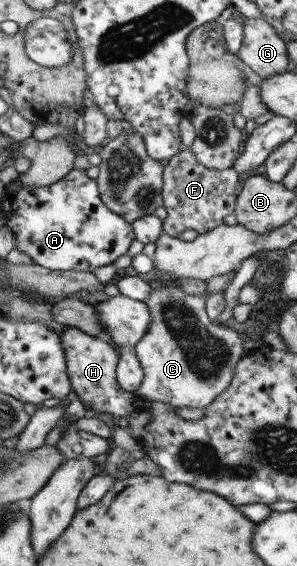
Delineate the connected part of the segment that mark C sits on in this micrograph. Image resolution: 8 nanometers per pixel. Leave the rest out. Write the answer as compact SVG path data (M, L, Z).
M239 270L213 277L207 282L205 295L191 295L182 288L179 282L168 282L167 285L160 285L156 282L157 286L149 291L145 303L151 309L153 321L139 345L135 347L136 357L144 372L143 385L135 393L139 403L161 401L167 405L173 405L175 409L197 407L197 409L205 411L231 385L237 365L247 353L243 348L243 339L235 329L230 329L211 320L211 317L207 315L207 309L205 309L205 301L210 295L227 289L227 286L235 281L237 273Z

